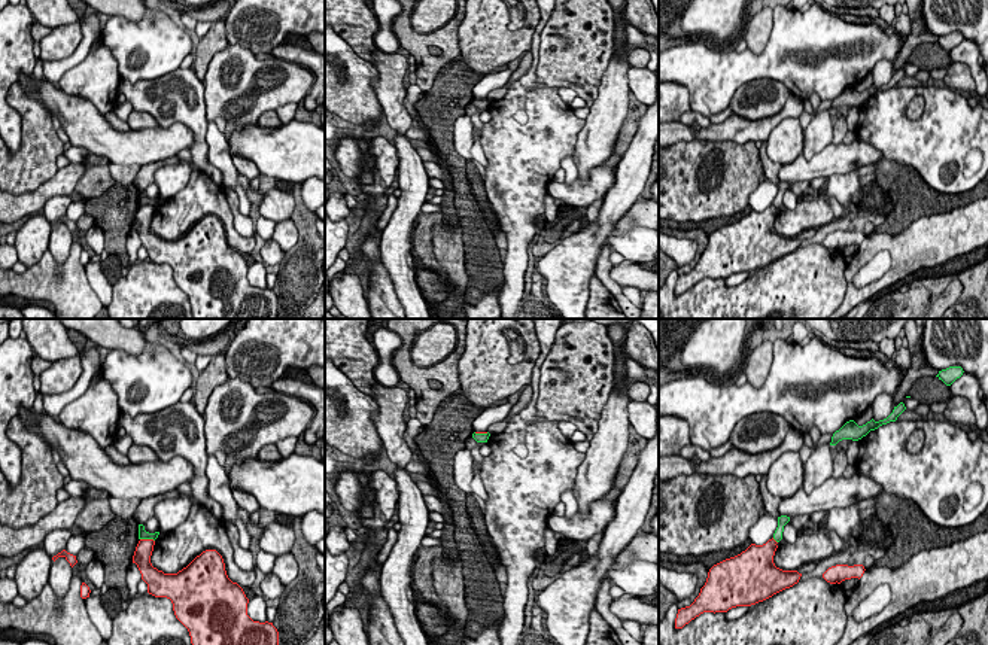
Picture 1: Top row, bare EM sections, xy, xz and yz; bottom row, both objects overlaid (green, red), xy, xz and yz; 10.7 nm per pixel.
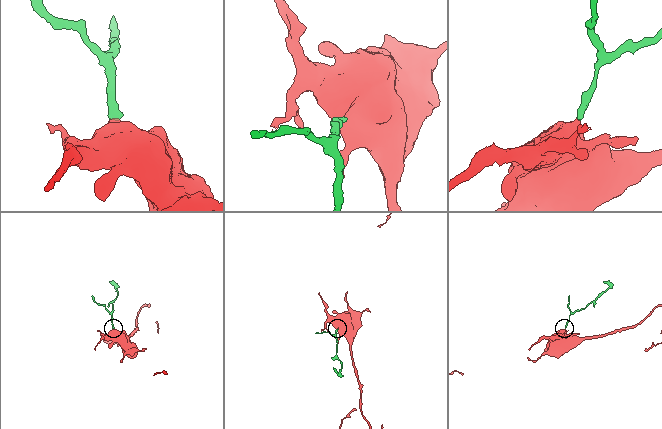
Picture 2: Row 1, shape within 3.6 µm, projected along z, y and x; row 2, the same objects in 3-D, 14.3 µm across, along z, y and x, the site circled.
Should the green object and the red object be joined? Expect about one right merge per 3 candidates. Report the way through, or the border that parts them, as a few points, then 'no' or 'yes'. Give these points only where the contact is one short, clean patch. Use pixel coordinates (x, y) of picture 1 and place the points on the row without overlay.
along xy (140, 204), (151, 204), (154, 207) | no

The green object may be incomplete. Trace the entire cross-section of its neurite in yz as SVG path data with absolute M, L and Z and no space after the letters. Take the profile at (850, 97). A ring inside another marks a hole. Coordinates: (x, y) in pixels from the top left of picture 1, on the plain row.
M900 69L897 73L894 73L893 79L879 88L875 88L873 85L867 88L863 92L858 92L854 86L846 88L839 97L836 97L832 103L830 112L836 112L842 106L852 106L858 107L863 103L866 103L870 97L878 95L882 91L887 91L890 88L896 88L897 83L906 76L905 70Z

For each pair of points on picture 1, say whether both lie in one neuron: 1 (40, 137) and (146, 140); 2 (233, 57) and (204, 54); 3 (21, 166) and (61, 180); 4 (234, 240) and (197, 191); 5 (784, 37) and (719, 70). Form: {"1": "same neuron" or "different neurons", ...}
{"1": "different neurons", "2": "different neurons", "3": "different neurons", "4": "same neuron", "5": "same neuron"}

